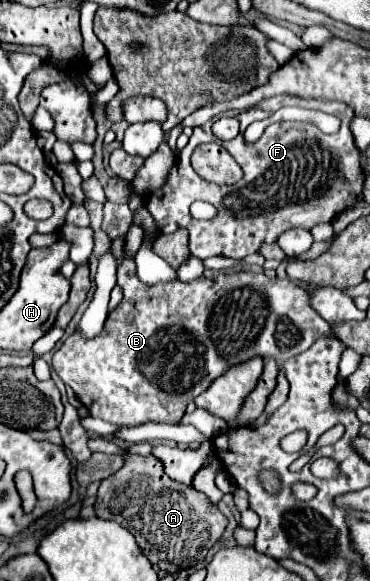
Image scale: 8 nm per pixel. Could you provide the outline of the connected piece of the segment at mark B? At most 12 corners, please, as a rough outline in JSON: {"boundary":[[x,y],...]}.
{"boundary":[[299,284],[147,286],[53,368],[93,418],[173,424],[227,368],[335,330]]}

